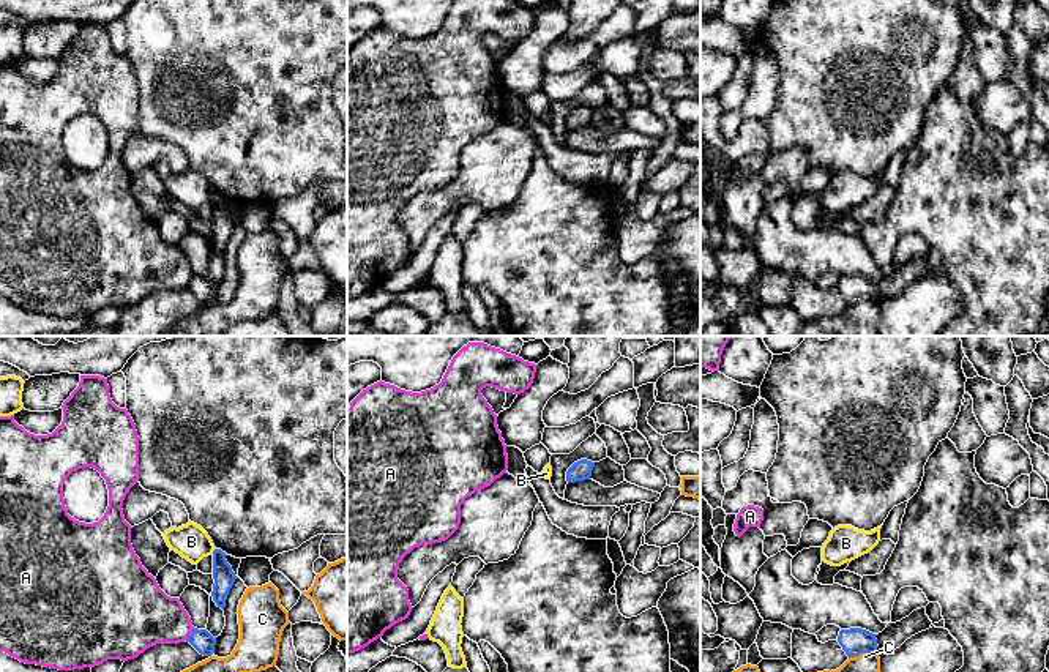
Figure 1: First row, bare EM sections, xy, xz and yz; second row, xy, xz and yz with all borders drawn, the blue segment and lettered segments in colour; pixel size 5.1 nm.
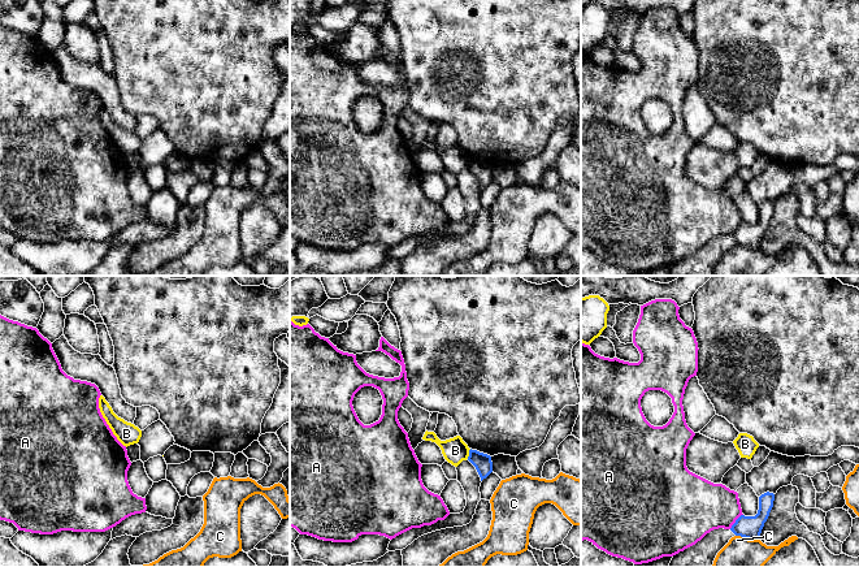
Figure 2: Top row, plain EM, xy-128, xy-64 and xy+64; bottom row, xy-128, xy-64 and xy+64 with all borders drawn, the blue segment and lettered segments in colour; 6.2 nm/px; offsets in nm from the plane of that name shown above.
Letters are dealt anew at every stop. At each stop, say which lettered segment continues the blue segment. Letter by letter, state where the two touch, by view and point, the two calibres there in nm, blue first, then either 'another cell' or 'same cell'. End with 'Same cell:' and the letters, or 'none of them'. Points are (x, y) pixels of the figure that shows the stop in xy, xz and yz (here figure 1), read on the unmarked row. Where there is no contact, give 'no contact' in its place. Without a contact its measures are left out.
A: xy (190, 281) | 110/300 nm | another cell
B: xy (213, 197) | 110/180 nm | another cell
C: yz (862, 298) | 140/260 nm | another cell
Same cell: none of them

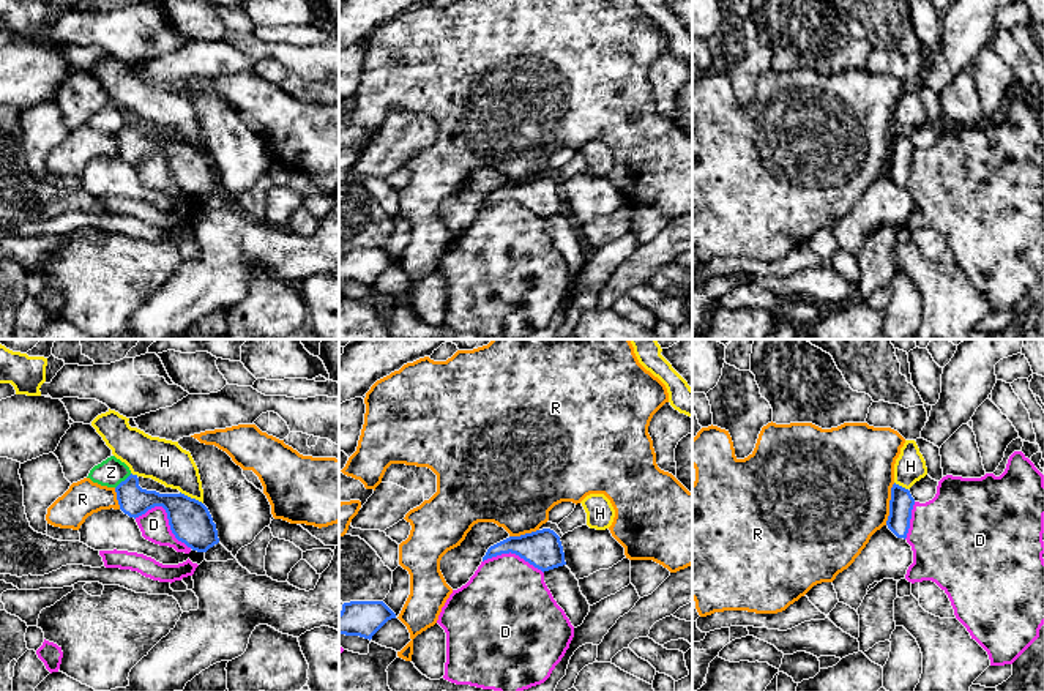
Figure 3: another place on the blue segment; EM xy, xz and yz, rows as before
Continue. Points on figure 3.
D: xy (167, 163) | 220/150 nm | another cell
H: xy (190, 144) | 220/220 nm | another cell
R: yz (890, 150) | 120/480 nm | another cell
Z: xy (125, 126) | 150/140 nm | another cell
Same cell: none of them

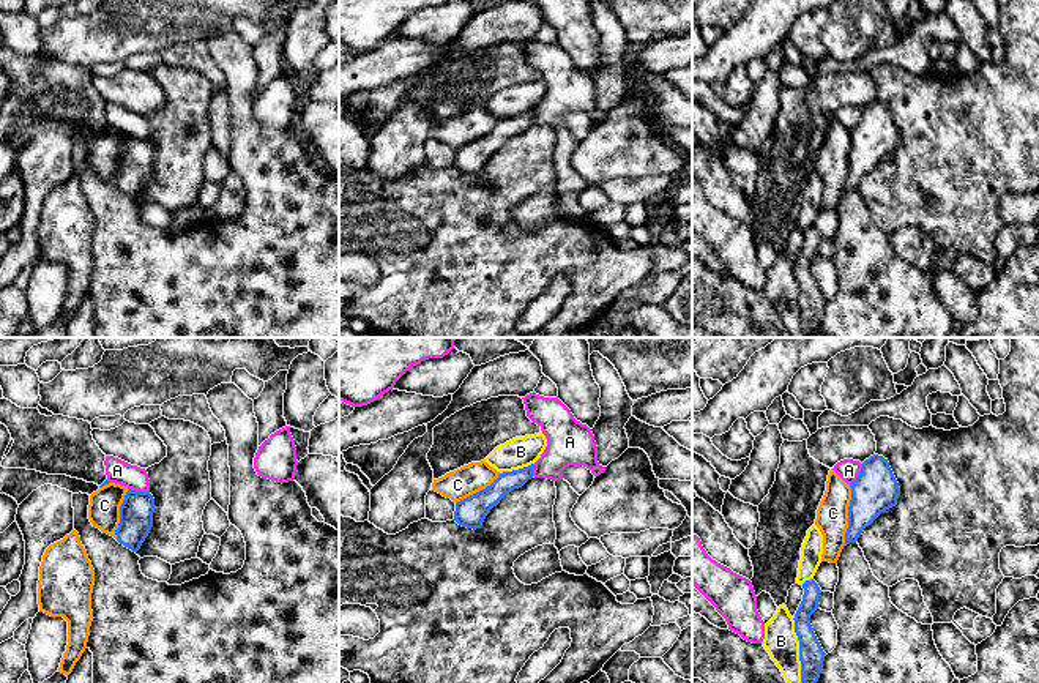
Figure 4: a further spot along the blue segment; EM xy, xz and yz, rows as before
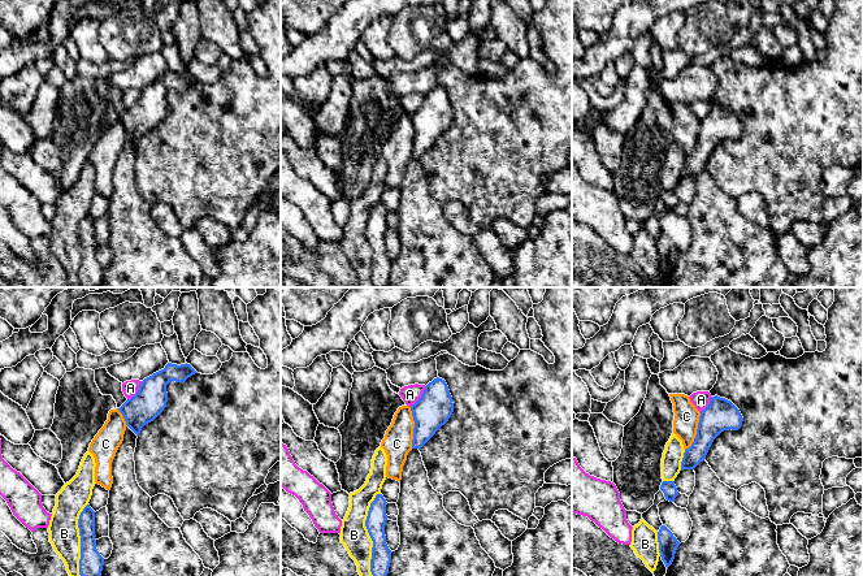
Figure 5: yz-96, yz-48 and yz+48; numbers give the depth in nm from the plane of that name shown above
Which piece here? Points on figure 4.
A: yz (860, 122) | 220/110 nm | another cell
B: yz (800, 297) | 130/170 nm | another cell
C: yz (849, 161) | 220/160 nm | another cell
Same cell: none of them

